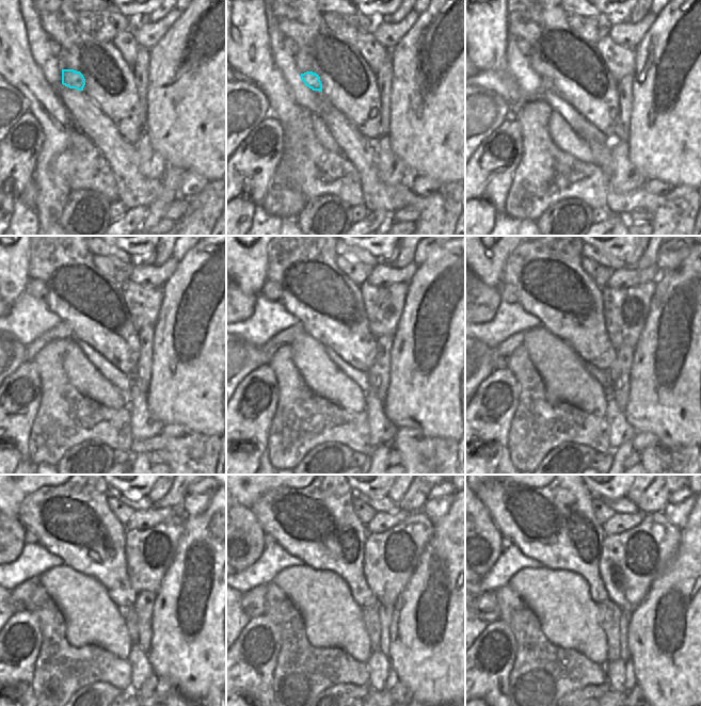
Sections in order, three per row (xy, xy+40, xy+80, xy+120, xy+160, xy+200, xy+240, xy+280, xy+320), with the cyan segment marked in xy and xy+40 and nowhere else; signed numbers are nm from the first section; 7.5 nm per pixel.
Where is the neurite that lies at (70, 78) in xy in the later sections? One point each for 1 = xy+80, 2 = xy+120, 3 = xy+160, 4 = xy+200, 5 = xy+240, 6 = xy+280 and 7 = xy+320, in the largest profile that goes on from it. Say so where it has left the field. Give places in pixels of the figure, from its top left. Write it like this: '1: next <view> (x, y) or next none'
1: next xy+80 (546, 84)
2: next xy+120 (62, 332)
3: next xy+160 (285, 337)
4: next xy+200 (502, 353)
5: next xy+240 (19, 597)
6: next xy+280 (253, 602)
7: next xy+320 (487, 609)

